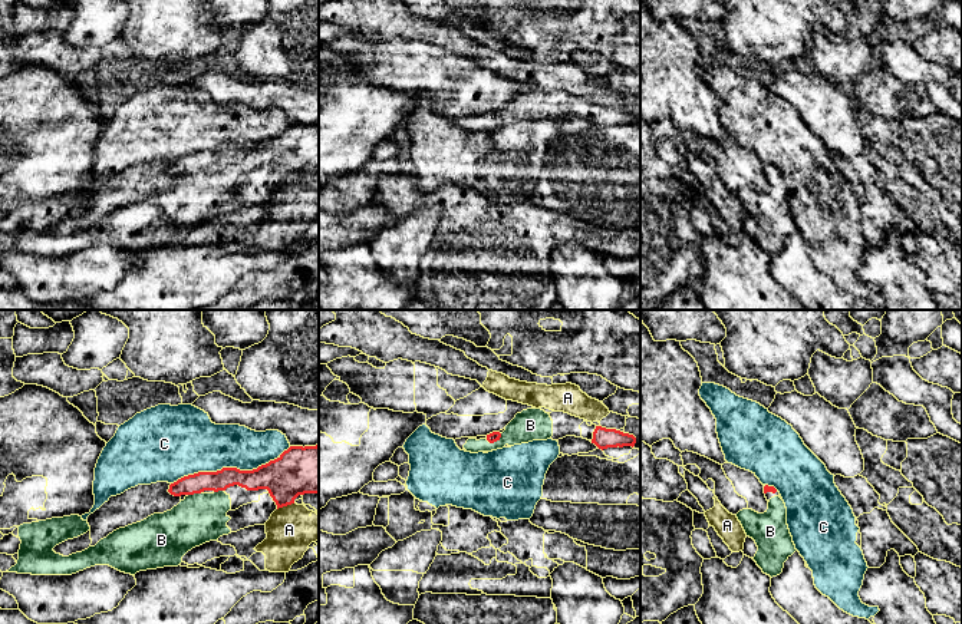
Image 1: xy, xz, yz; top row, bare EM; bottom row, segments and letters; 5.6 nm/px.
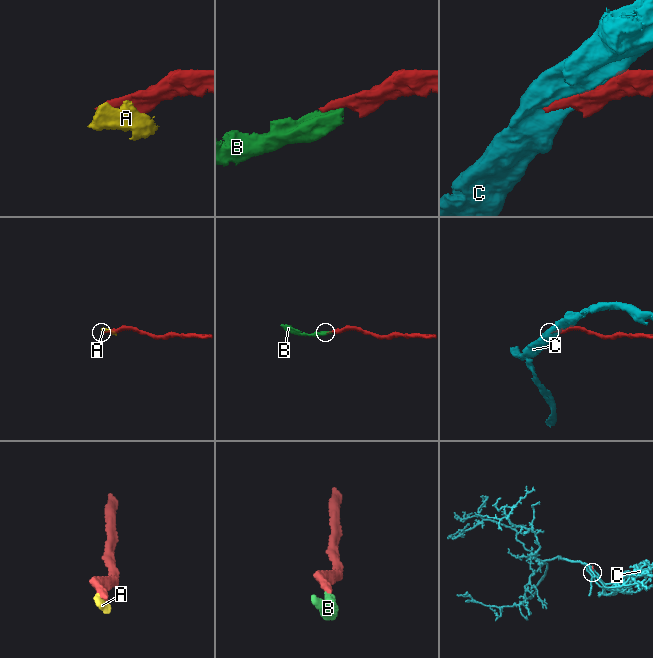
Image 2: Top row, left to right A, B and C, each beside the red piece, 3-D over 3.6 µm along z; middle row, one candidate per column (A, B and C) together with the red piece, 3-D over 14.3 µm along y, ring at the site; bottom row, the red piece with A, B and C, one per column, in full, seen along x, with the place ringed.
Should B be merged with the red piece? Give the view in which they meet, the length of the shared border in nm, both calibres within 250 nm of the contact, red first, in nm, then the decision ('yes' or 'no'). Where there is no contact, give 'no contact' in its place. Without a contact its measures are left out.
xz | 100 nm | 60/180 nm | yes

